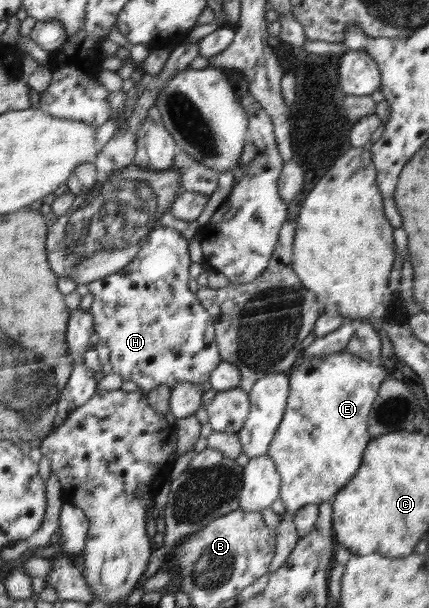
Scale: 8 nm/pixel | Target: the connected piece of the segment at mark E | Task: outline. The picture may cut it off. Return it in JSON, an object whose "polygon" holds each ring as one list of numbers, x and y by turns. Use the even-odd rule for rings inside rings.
{"polygon":[[343,350,314,359,302,359,296,369,287,374,292,375,288,415,283,415,280,435,276,435,276,443,271,443,267,453,283,477,280,499,286,505,286,512,275,528,276,551,270,562,271,573,284,566,301,538,292,522,294,513,310,503,332,502,336,493,358,471,364,449,372,439,368,434,367,421,372,402,386,377,386,369]]}

